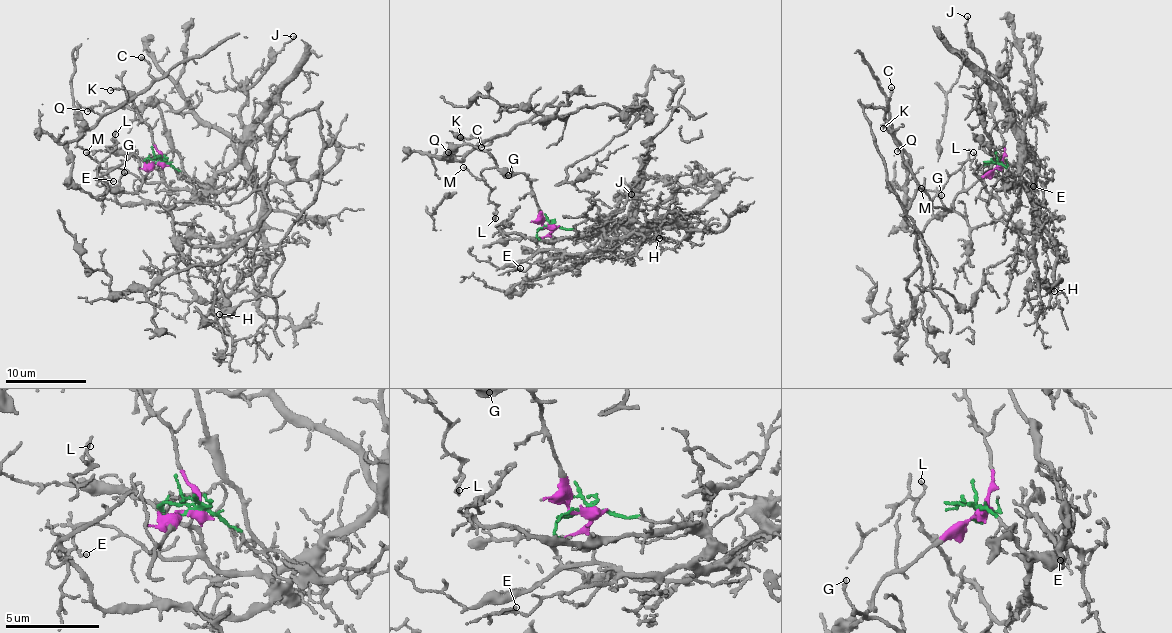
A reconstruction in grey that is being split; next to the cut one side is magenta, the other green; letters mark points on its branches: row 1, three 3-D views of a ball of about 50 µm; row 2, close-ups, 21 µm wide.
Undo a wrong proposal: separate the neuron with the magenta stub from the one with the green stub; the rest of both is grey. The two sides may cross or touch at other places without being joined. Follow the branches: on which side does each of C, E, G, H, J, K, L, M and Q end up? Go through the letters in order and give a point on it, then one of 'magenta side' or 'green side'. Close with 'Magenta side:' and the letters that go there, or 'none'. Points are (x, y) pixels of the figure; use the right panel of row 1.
C: place (891, 87); magenta side
E: place (1033, 186); green side
G: place (941, 195); magenta side
H: place (1054, 291); green side
J: place (967, 16); green side
K: place (883, 128); magenta side
L: place (973, 152); magenta side
M: place (921, 188); magenta side
Q: place (897, 151); magenta side
Magenta side: C, G, K, L, M, Q

